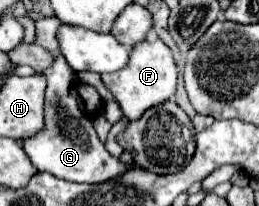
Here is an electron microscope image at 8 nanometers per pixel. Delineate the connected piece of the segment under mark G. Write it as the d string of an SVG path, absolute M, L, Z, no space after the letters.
M57 55L55 65L45 69L43 75L47 77L45 131L23 141L25 153L29 155L29 159L39 171L47 171L59 179L67 179L75 183L105 183L137 167L135 163L123 163L119 157L113 157L99 141L91 119L79 109L77 99L69 95L69 87L77 73L65 63L63 55Z

